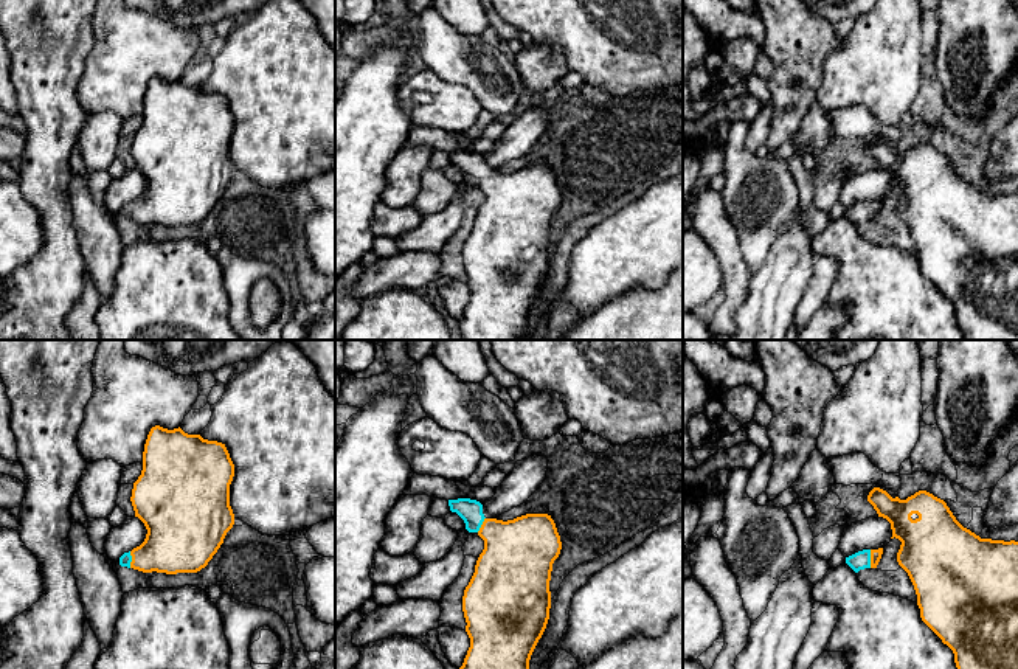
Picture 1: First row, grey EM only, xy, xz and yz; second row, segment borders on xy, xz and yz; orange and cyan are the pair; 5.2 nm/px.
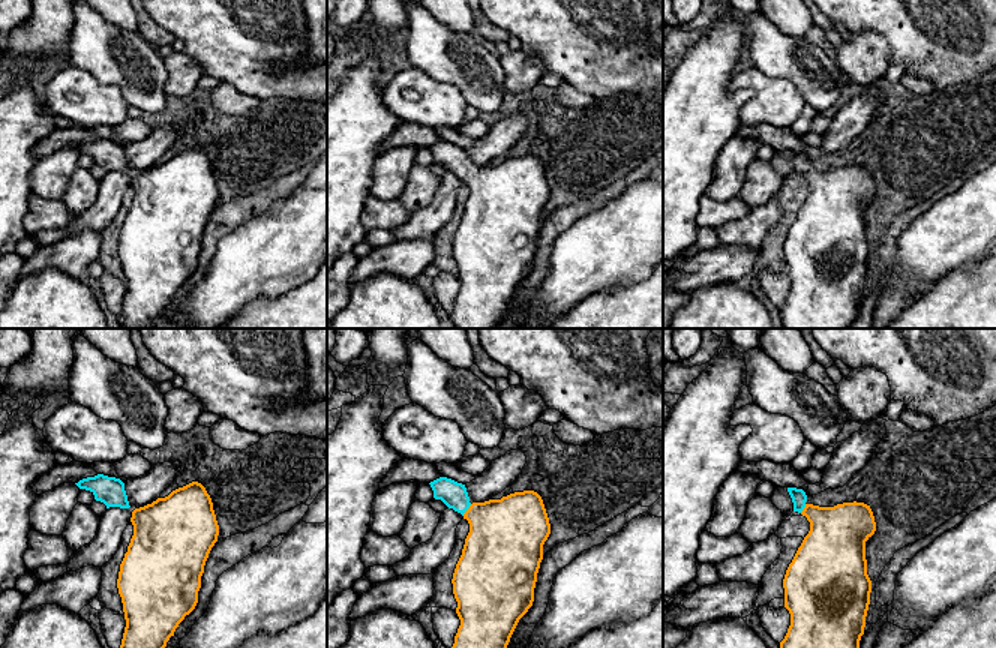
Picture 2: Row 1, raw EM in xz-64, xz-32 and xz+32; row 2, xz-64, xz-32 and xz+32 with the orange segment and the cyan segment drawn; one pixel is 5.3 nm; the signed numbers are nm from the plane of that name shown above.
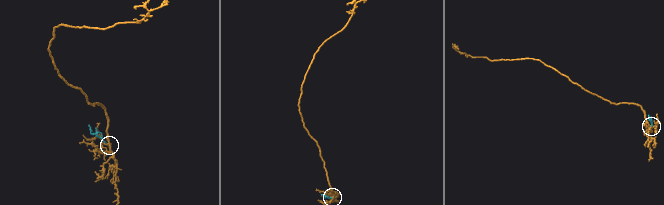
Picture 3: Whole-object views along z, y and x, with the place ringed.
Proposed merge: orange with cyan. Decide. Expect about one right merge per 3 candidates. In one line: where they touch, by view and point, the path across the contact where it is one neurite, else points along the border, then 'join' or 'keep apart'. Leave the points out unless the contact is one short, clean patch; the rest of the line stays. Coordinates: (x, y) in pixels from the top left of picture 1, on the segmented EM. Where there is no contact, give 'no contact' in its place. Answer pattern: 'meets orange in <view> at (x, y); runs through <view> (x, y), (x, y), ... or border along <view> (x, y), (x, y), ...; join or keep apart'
meets orange in yz at (871, 559); runs through yz (876, 554), (871, 559), (862, 559); join

